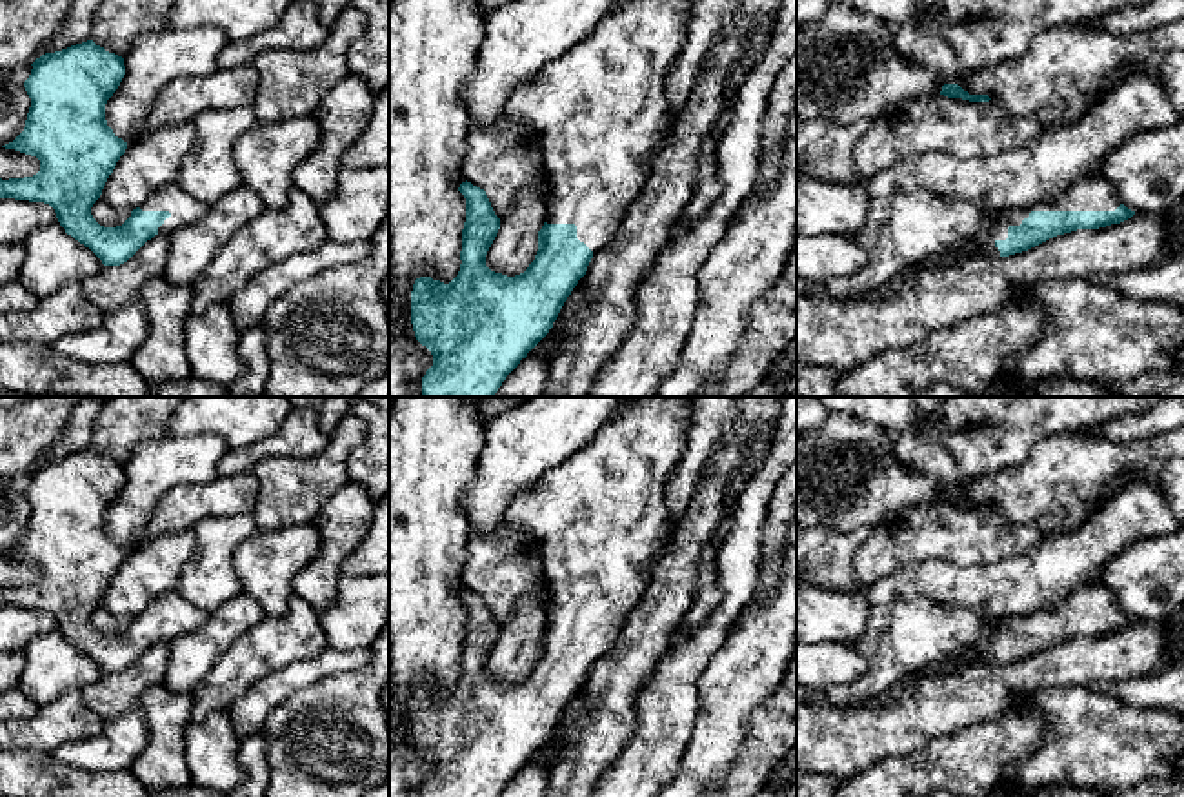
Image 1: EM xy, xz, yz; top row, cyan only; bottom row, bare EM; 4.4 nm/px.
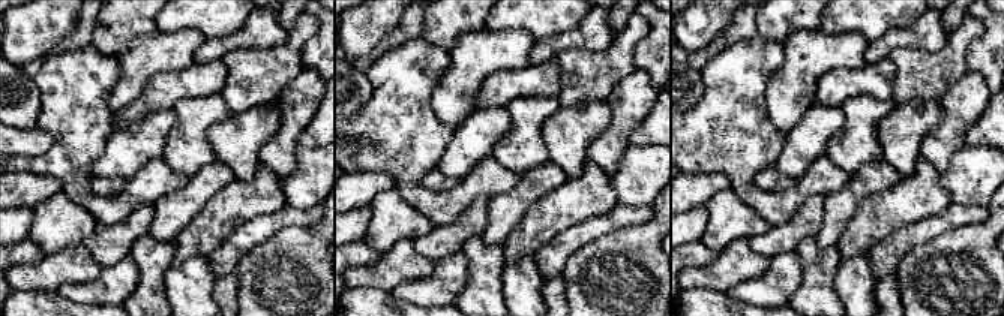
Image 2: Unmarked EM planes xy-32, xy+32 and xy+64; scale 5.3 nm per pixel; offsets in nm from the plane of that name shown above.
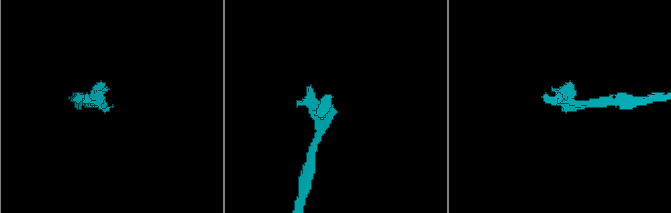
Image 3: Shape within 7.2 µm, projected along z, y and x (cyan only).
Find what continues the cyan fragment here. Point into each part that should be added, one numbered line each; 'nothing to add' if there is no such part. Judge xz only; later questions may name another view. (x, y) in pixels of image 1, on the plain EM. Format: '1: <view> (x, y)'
1: xz (599, 517)

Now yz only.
1: yz (904, 637)

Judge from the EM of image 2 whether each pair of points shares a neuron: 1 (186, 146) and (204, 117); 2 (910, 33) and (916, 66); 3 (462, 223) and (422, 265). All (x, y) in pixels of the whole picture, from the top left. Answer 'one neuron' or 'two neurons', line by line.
1: one neuron
2: two neurons
3: two neurons

